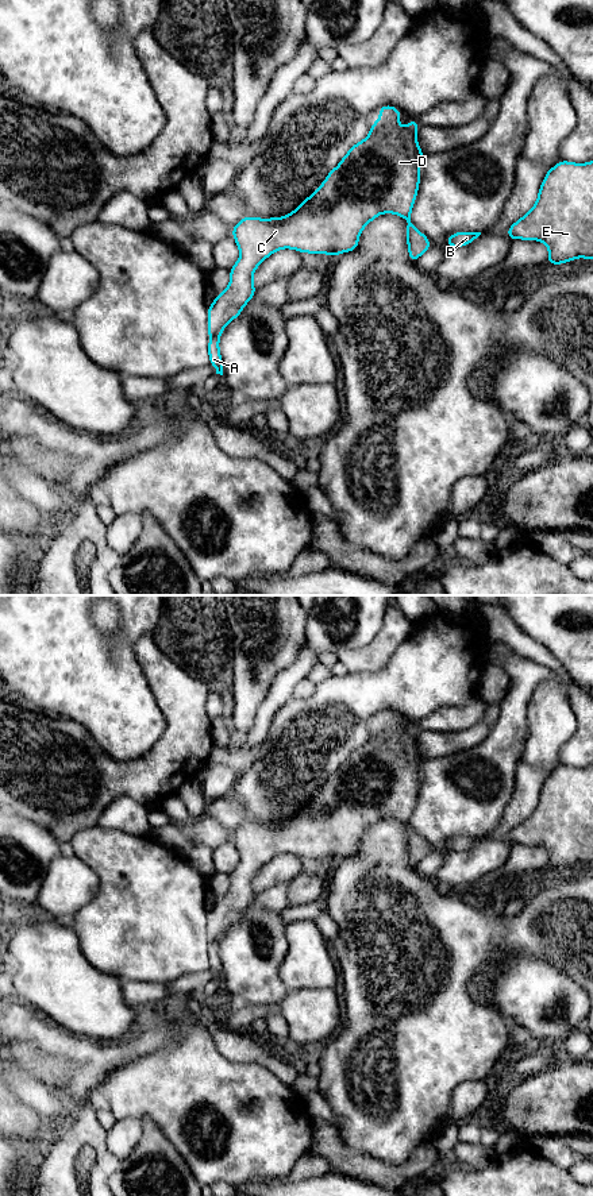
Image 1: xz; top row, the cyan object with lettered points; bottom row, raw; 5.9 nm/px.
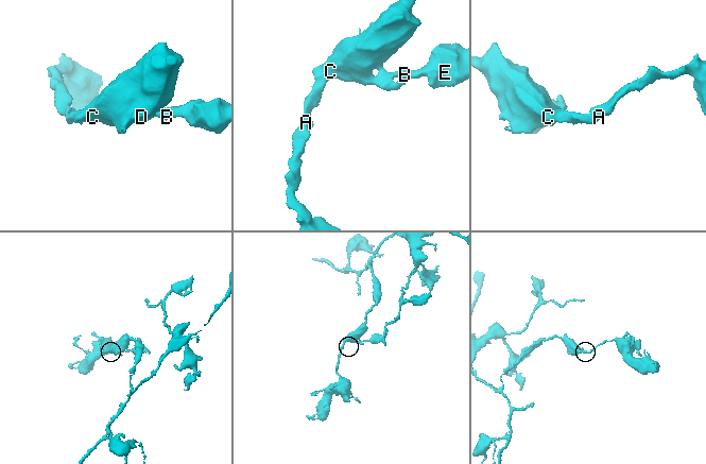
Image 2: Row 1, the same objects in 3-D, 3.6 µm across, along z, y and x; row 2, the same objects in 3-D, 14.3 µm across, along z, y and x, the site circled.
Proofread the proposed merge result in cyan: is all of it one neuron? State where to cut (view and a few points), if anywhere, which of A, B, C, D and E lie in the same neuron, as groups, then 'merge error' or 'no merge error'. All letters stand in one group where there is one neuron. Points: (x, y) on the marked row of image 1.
cut none; groups A B C D E; no merge error

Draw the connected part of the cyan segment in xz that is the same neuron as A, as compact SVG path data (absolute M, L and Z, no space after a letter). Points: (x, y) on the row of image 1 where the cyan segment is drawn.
M380 107L378 113L381 119L371 124L369 136L355 143L340 163L327 174L316 192L292 213L272 219L246 216L232 227L232 238L240 256L230 270L228 288L217 294L208 306L208 355L216 374L223 375L220 335L254 297L257 292L253 283L255 269L277 250L293 248L300 254L328 254L334 258L338 254L357 250L362 229L381 213L394 213L407 220L407 244L412 262L416 263L417 258L431 248L428 238L411 221L421 177L420 162L424 158L416 135L419 121L415 117L404 128L398 128L401 113L396 107Z

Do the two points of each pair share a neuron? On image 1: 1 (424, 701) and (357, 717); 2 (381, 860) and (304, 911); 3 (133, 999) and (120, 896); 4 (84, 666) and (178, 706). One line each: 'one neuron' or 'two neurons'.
1: one neuron
2: two neurons
3: two neurons
4: two neurons

